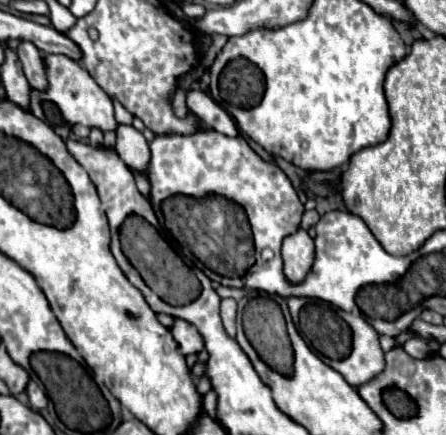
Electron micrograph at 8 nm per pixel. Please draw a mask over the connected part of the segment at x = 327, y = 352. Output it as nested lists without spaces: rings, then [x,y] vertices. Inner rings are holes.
[[[309,300],[299,312],[299,330],[309,340],[309,344],[333,366],[351,386],[359,386],[385,368],[383,350],[379,346],[379,334],[363,316],[355,316],[335,308],[333,304],[321,300]]]

